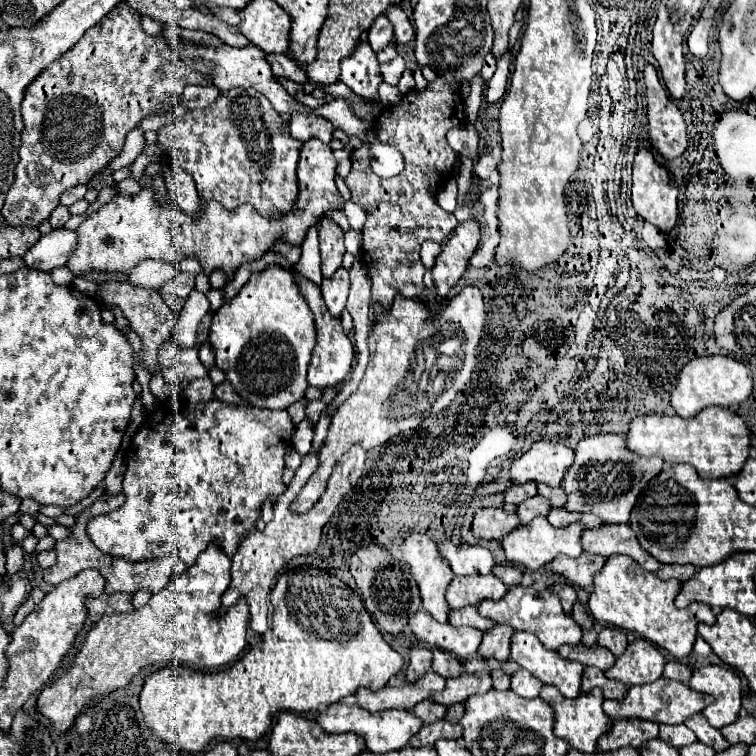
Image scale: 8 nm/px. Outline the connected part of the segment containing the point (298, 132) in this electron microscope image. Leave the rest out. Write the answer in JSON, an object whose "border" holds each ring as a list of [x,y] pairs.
{"border":[[[296,112],[290,120],[290,132],[296,140],[318,138],[324,144],[328,144],[332,140],[334,126],[330,120],[324,120],[322,116],[316,116],[312,112]]]}

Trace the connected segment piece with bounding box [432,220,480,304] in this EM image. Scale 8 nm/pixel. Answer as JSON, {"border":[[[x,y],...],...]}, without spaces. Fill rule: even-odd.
{"border":[[[474,220],[458,224],[458,228],[442,244],[442,254],[432,268],[432,280],[436,286],[438,304],[448,298],[452,286],[456,286],[468,266],[468,260],[476,252],[480,242],[480,226]]]}

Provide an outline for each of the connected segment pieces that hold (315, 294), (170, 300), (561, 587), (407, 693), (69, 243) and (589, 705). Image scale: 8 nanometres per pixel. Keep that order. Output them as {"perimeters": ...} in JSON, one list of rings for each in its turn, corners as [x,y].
{"perimeters":[[[[294,272],[294,278],[310,306],[310,310],[314,312],[314,326],[316,326],[316,346],[312,350],[312,360],[308,366],[308,384],[314,388],[328,388],[328,386],[338,386],[340,382],[344,382],[344,378],[350,374],[352,370],[352,360],[354,360],[354,350],[352,350],[352,342],[348,340],[348,336],[344,334],[340,320],[330,316],[330,312],[326,310],[326,304],[322,300],[320,288],[316,284],[312,284],[310,280],[298,276]]],[[[176,274],[174,280],[170,280],[164,288],[162,288],[162,298],[164,302],[174,310],[174,312],[182,312],[184,302],[188,300],[190,292],[194,288],[194,276],[192,274]]],[[[556,582],[556,584],[552,586],[552,590],[554,590],[554,592],[560,596],[564,612],[566,612],[566,614],[570,614],[570,612],[572,612],[572,604],[576,602],[576,592],[574,592],[574,588],[572,588],[570,584],[564,584],[564,582]]],[[[428,672],[416,682],[406,682],[402,686],[384,686],[378,692],[370,692],[366,688],[360,688],[356,692],[358,704],[366,708],[368,712],[382,712],[382,710],[412,710],[422,700],[428,700],[432,692],[440,692],[446,686],[446,678]]],[[[58,228],[52,230],[48,236],[42,236],[26,254],[24,254],[24,264],[28,268],[40,270],[40,272],[50,272],[54,268],[60,268],[66,264],[70,250],[76,248],[76,232]]],[[[544,686],[540,692],[540,698],[546,700],[554,712],[556,712],[556,724],[554,724],[554,734],[558,738],[564,738],[572,748],[580,750],[580,752],[596,752],[596,740],[604,734],[610,732],[612,728],[612,720],[604,714],[602,710],[602,702],[604,702],[604,694],[600,692],[600,688],[594,688],[590,694],[580,694],[578,698],[564,698],[560,694],[558,688],[554,686]]]]}

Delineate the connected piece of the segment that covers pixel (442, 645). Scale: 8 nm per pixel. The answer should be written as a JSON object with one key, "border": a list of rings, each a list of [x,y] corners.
{"border":[[[424,610],[410,616],[408,624],[418,640],[424,640],[440,650],[448,650],[462,660],[468,660],[478,652],[478,646],[484,636],[484,632],[478,628],[470,626],[454,628],[452,624],[440,624]]]}

